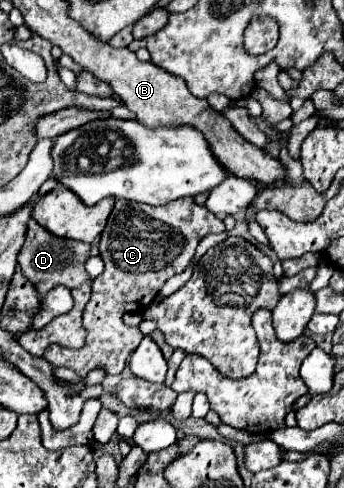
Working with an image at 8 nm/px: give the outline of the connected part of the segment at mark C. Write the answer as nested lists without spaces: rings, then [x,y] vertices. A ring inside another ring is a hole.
[[[179,198],[157,208],[129,200],[115,200],[115,208],[109,214],[99,242],[99,256],[105,262],[105,272],[93,280],[93,294],[83,312],[87,342],[79,350],[49,346],[43,358],[51,366],[65,366],[75,370],[81,378],[95,368],[103,368],[105,374],[121,374],[127,356],[139,346],[144,337],[140,332],[138,334],[138,328],[126,326],[123,316],[127,312],[141,312],[151,306],[159,288],[171,276],[187,270],[199,240],[209,232],[223,230],[223,220],[205,210],[205,206],[197,206],[193,198]]]

